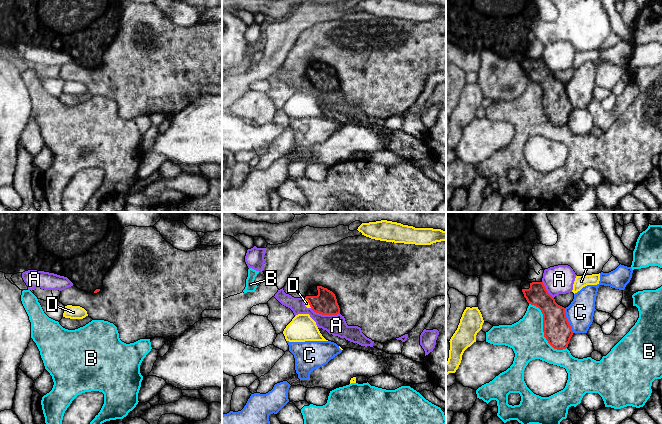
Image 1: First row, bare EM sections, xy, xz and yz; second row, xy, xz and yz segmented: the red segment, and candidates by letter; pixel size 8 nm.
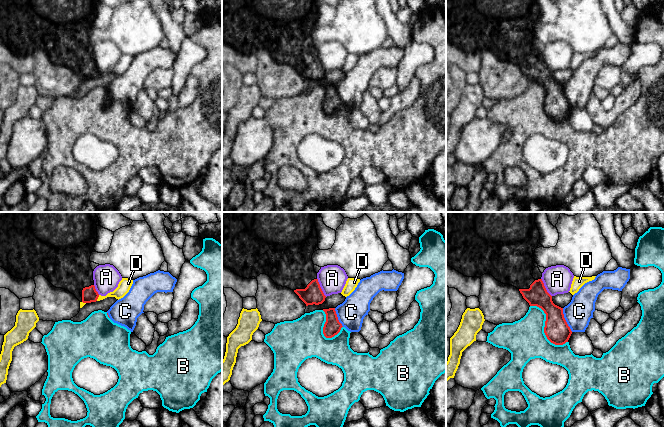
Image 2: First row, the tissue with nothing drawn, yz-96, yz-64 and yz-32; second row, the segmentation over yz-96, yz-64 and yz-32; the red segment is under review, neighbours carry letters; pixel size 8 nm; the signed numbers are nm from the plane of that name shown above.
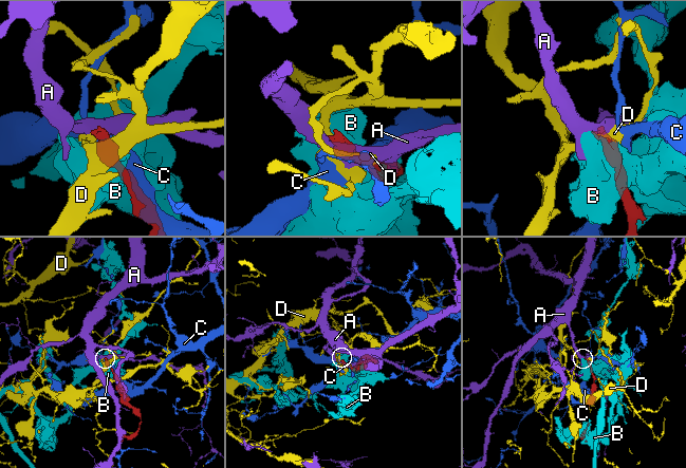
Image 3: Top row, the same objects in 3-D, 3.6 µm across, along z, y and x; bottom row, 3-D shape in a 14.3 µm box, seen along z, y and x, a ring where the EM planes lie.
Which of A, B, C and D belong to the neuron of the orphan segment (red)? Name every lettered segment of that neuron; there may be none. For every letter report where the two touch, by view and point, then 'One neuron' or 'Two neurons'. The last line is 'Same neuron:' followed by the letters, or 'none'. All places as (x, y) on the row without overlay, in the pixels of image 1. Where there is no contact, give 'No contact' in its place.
A: Touches red at xz (325, 90). Two neurons
B: Touches red at yz (543, 105). Two neurons
C: Touches red at yz (567, 96). Two neurons
D: Touches red at xz (308, 78). Two neurons
Same neuron: none

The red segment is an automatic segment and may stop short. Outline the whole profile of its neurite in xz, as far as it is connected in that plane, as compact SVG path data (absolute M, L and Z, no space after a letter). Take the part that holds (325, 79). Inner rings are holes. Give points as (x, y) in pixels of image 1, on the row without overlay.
M322 62L310 64L305 75L308 77L312 86L322 91L340 90L340 84L335 70Z

